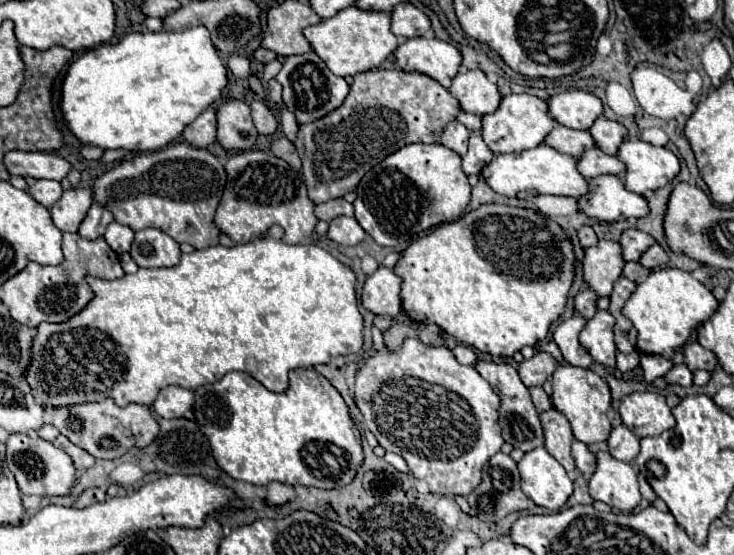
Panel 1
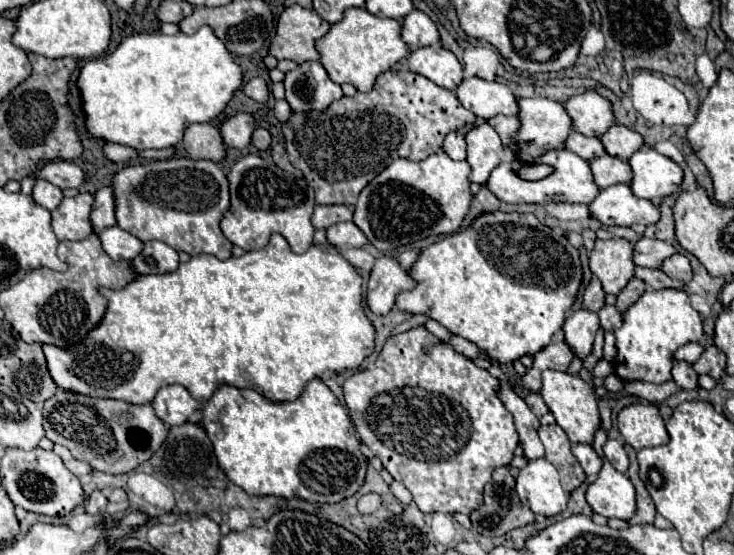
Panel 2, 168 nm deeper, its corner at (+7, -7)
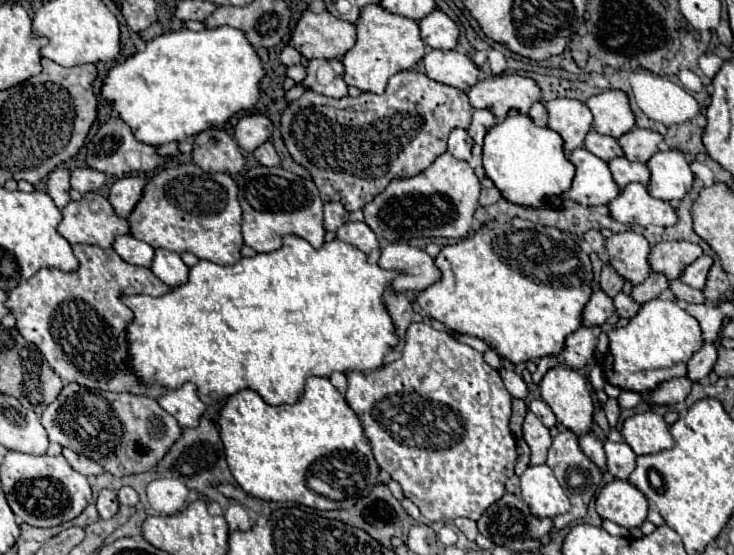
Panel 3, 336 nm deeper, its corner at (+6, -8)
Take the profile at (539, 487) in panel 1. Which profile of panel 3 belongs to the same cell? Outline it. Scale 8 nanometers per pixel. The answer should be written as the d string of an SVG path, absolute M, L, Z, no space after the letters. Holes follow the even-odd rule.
M547 465L525 469L521 475L521 497L535 517L557 517L569 511L569 497Z

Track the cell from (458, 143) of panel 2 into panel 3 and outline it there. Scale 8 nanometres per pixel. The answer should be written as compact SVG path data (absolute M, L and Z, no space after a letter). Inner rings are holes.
M455 129L451 131L449 135L449 147L447 151L457 157L457 159L463 159L463 161L469 161L471 159L471 149L473 149L473 139L469 137L469 133L465 129Z

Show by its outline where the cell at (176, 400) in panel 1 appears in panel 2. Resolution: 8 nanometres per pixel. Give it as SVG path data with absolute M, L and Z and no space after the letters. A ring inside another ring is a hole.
M174 384L160 388L156 398L152 400L152 408L164 424L176 426L176 424L184 424L188 416L198 410L198 402L188 394L184 386Z

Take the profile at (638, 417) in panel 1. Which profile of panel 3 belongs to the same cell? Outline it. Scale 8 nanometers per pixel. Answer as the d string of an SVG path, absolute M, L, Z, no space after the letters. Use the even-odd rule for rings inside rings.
M651 411L625 419L621 435L637 455L657 453L675 445L663 417Z

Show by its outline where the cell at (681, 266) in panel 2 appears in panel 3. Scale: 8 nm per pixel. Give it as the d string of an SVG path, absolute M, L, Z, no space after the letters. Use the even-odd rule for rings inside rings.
M709 255L699 257L695 263L691 263L685 269L685 273L681 275L681 281L685 281L689 287L705 289L705 281L707 281L707 275L709 275L711 265L713 265L713 257L709 257Z

